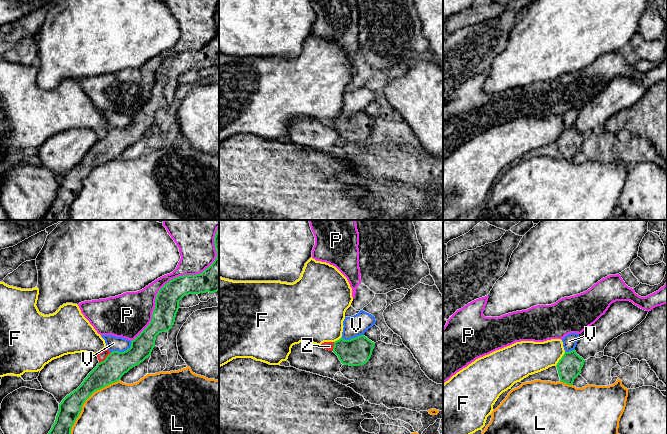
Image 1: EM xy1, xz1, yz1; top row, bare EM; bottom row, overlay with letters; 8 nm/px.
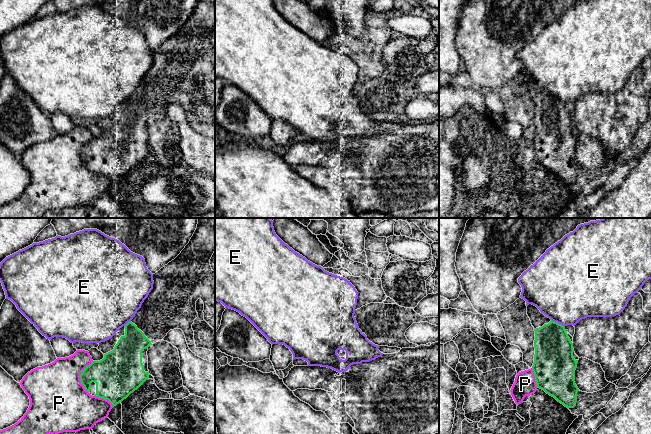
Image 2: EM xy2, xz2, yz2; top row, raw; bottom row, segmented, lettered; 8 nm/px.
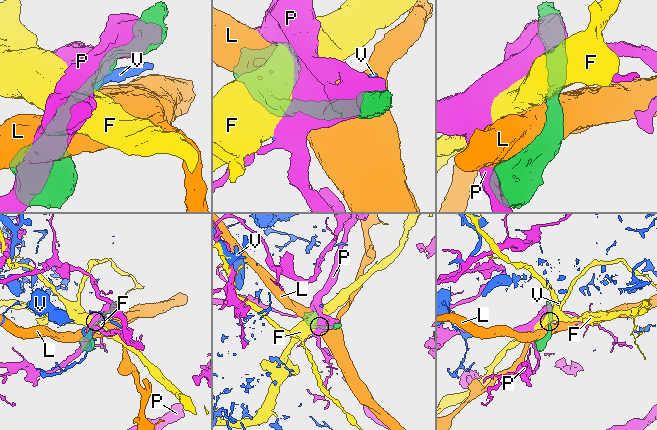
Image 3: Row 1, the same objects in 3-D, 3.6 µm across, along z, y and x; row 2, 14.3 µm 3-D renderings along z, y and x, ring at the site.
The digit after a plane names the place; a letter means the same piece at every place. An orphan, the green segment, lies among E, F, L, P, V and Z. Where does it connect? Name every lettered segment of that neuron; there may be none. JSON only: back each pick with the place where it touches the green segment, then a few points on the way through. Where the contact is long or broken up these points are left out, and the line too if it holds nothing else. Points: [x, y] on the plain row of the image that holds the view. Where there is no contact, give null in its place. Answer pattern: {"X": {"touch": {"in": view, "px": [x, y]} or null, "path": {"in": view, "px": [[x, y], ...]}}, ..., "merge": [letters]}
{"merge": []}

